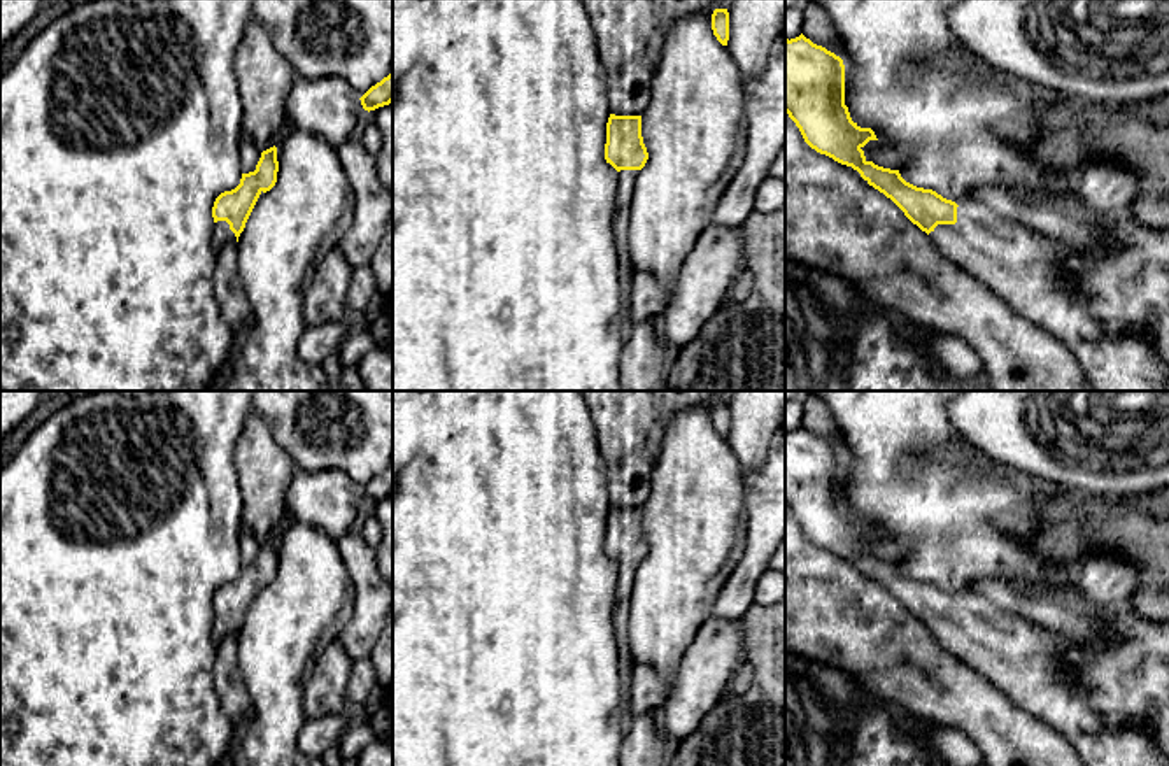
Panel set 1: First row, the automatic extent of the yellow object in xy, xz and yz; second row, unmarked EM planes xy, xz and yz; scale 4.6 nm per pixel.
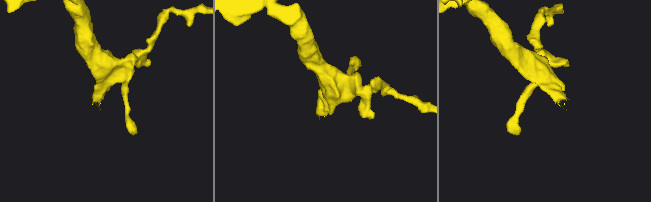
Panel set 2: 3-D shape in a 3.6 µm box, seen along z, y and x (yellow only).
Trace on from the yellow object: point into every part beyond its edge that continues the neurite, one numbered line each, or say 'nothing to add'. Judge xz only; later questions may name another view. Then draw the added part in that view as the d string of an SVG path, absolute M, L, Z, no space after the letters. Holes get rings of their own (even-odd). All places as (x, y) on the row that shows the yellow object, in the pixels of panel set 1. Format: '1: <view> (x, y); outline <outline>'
1: xz (626, 177); outline M620 170L619 172L619 188L617 188L617 207L631 205L631 195L634 191L634 181L640 170Z

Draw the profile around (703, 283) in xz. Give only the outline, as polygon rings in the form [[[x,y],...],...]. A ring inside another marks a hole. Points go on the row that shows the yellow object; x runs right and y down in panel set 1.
[[[708,226],[678,272],[671,301],[655,317],[659,340],[671,352],[692,342],[729,301],[729,289],[745,270],[740,226]]]

